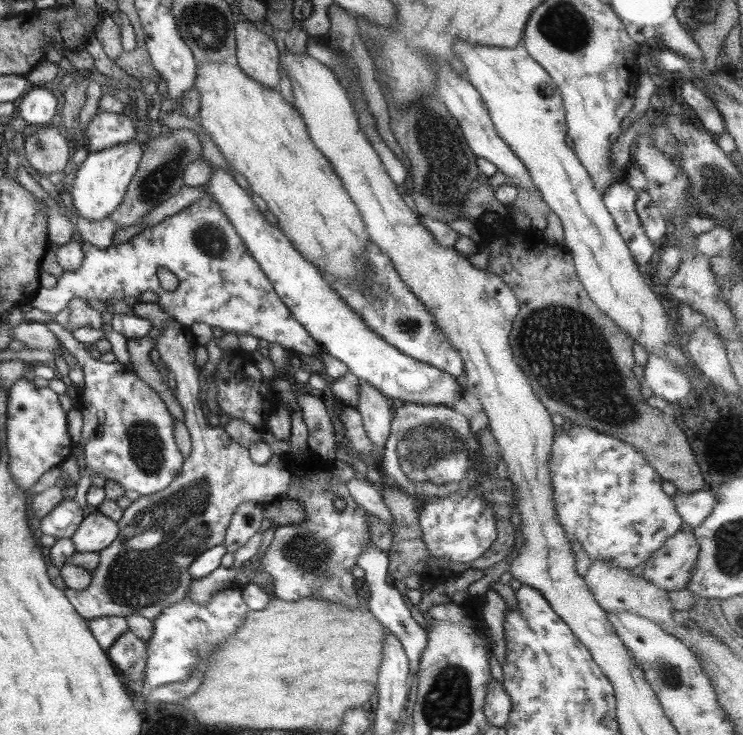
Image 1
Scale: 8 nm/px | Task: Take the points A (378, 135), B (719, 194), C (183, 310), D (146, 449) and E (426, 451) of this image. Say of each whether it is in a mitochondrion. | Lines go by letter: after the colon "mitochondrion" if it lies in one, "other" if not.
A: other
B: mitochondrion
C: other
D: mitochondrion
E: mitochondrion

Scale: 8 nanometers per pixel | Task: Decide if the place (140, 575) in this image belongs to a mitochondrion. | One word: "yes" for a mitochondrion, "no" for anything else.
yes

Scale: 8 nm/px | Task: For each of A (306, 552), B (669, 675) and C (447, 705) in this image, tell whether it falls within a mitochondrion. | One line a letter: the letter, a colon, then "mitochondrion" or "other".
A: mitochondrion
B: mitochondrion
C: mitochondrion

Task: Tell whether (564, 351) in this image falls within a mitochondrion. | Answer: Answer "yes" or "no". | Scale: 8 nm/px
yes

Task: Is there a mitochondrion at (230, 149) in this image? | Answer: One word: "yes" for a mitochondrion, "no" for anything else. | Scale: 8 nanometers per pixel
no

